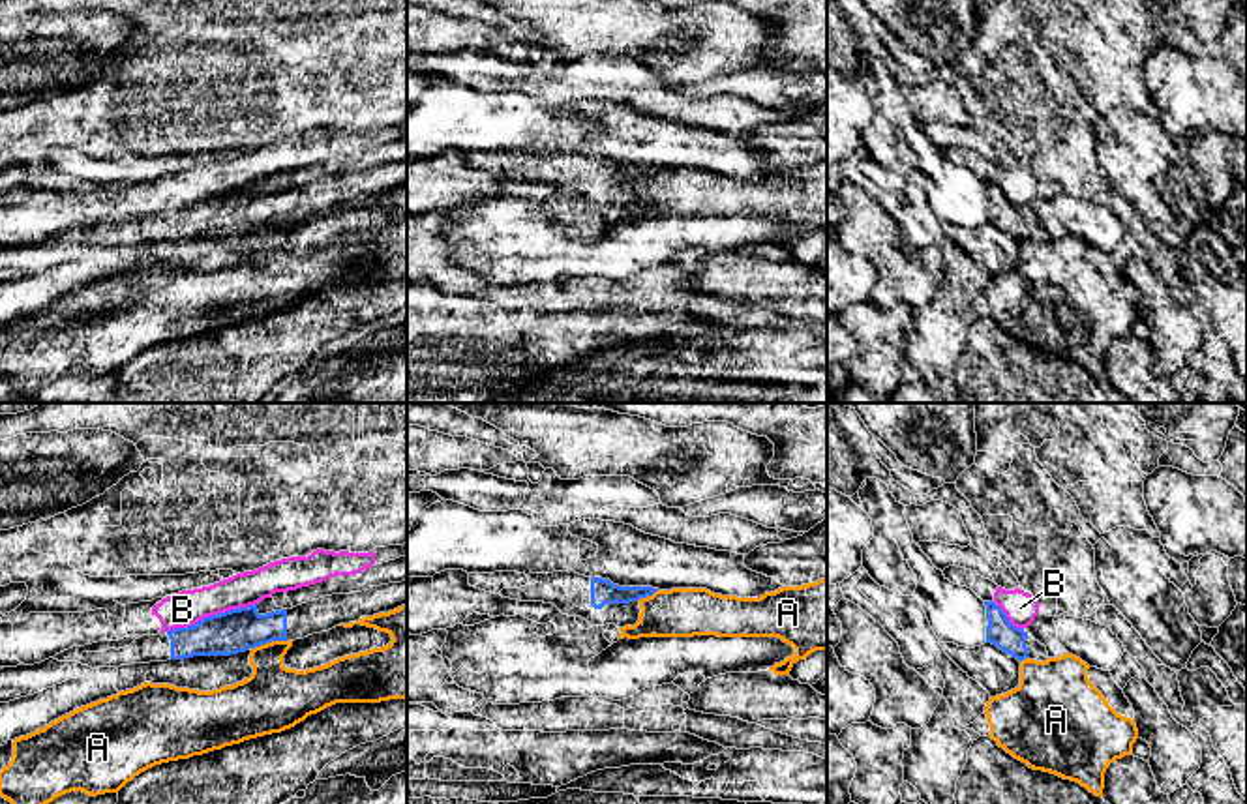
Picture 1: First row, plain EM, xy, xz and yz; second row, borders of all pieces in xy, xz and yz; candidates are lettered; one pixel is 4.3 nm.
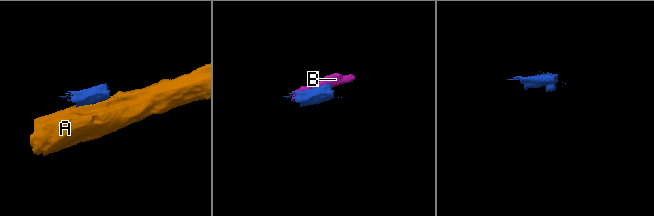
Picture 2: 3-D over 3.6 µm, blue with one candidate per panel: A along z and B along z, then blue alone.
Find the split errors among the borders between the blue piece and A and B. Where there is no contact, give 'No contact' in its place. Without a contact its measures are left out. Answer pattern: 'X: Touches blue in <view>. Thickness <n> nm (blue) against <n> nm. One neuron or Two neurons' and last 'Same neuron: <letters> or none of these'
A: Touches blue in xy. Thickness 190 nm (blue) against 280 nm. Two neurons
B: Touches blue in xy. Thickness 190 nm (blue) against 150 nm. Two neurons
Same neuron: none of these

